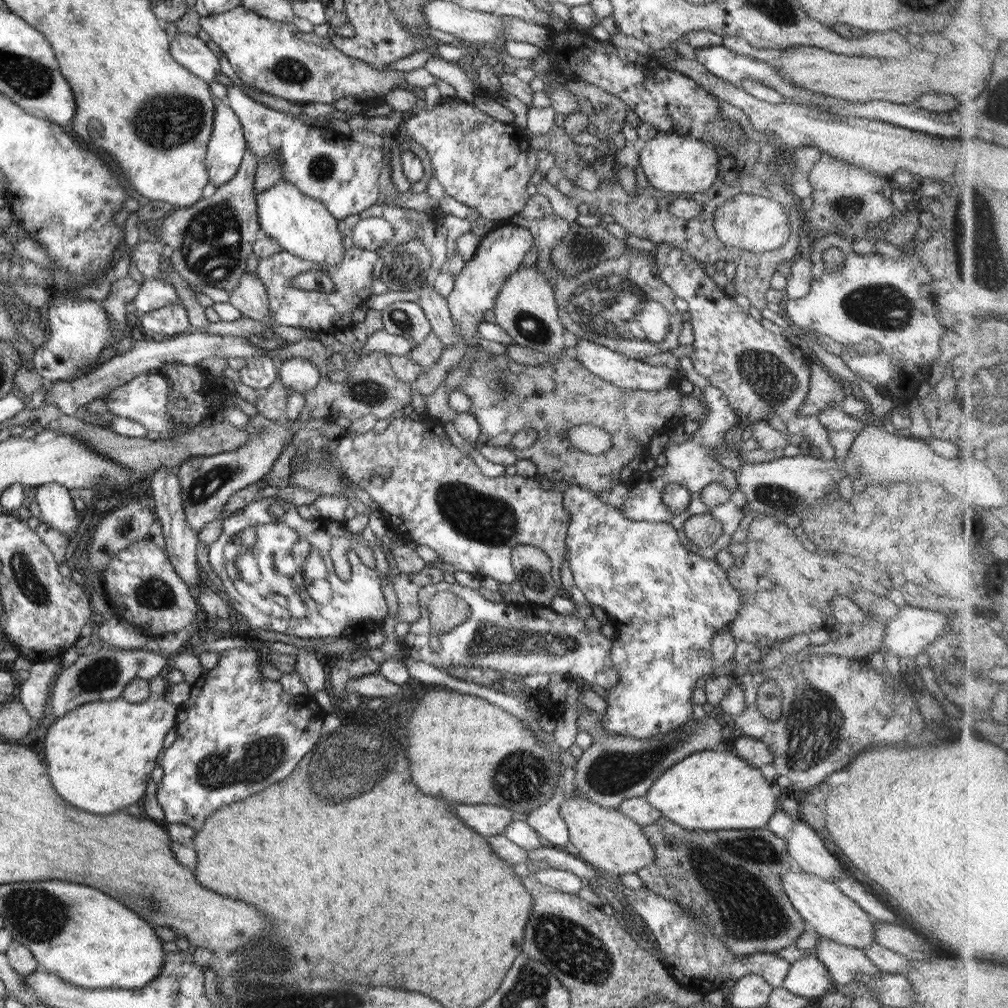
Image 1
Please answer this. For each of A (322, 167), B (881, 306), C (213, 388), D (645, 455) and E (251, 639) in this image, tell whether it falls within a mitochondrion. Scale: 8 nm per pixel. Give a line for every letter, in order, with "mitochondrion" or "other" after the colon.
A: mitochondrion
B: mitochondrion
C: other
D: other
E: other

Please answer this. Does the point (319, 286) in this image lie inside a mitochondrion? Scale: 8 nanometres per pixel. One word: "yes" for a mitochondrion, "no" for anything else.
no

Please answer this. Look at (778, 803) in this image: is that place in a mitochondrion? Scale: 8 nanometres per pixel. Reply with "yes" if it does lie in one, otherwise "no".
no

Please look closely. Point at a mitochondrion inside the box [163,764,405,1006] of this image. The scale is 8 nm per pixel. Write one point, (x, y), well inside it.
(284, 950)

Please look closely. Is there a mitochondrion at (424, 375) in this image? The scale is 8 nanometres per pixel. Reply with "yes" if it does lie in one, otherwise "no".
no

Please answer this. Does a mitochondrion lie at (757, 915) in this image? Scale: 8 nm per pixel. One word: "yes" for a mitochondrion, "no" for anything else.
yes

